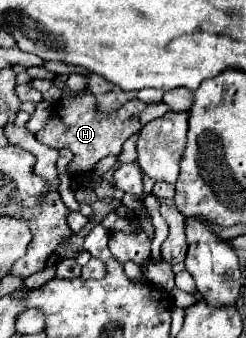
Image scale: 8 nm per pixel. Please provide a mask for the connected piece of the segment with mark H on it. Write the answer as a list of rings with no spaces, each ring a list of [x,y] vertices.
[[[88,90],[80,92],[78,98],[68,98],[62,104],[56,104],[52,108],[52,114],[46,122],[46,126],[36,132],[36,140],[42,144],[48,144],[50,148],[68,148],[74,158],[72,162],[66,166],[66,172],[78,180],[84,174],[88,174],[102,158],[112,156],[112,154],[120,154],[122,152],[122,144],[132,136],[140,132],[140,112],[146,108],[146,104],[142,104],[138,98],[132,98],[130,102],[126,102],[120,110],[112,112],[112,114],[100,114],[96,110],[94,102],[88,102]]]

